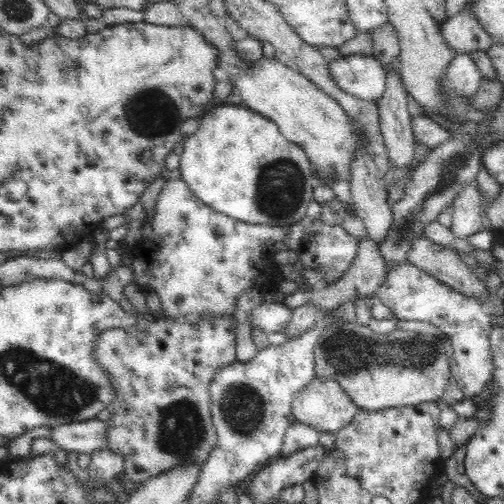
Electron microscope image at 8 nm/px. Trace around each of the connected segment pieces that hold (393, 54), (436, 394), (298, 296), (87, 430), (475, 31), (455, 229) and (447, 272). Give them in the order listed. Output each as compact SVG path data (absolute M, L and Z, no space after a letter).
M388 21L382 28L376 28L370 33L373 46L373 57L380 62L388 75L392 66L401 64L399 59L400 45L397 31L393 25Z
M357 322L326 327L316 341L313 359L315 376L336 381L362 410L437 401L452 377L449 357L437 337L398 328L388 334L375 334L368 325Z
M370 237L364 238L362 241L357 242L357 252L352 260L352 266L348 268L348 272L344 272L344 276L340 280L336 280L334 284L316 286L312 290L296 290L295 293L287 295L284 299L284 305L293 309L306 302L312 302L319 304L320 306L332 310L337 308L340 304L346 301L352 301L358 298L371 297L375 300L376 290L380 288L380 284L386 280L388 276L388 269L386 269L386 263L384 263L384 257L380 254L378 244L376 241L372 241Z
M99 419L71 422L54 426L51 442L61 447L66 453L92 454L106 448L106 424Z
M468 3L464 7L458 14L440 23L440 35L457 54L471 53L475 50L485 51L492 46L494 40L478 25L472 7Z
M470 179L457 194L451 204L452 220L451 232L460 239L484 230L481 225L482 211L480 207L480 193L478 181Z
M424 236L409 241L407 262L466 296L485 297L491 290L486 282L474 276L452 248L436 244Z

